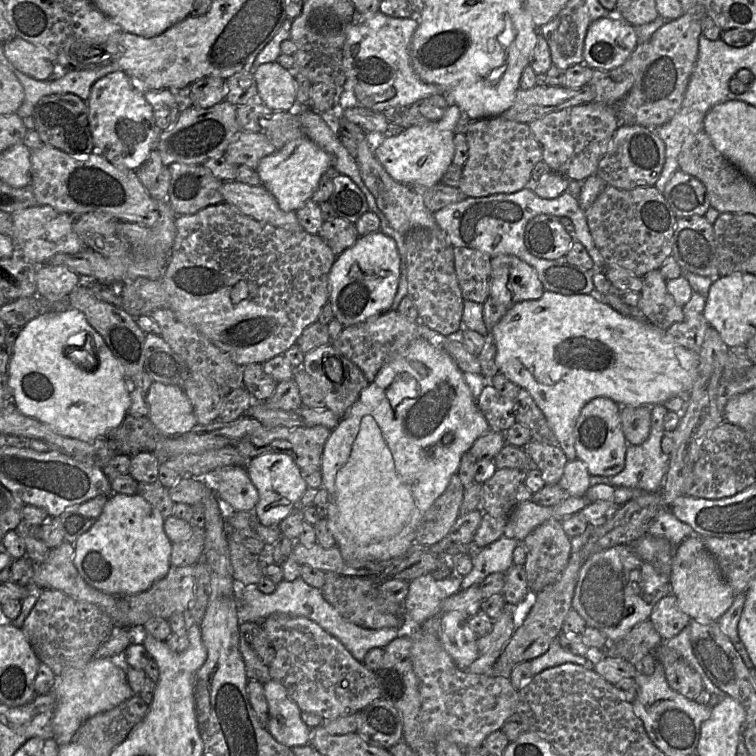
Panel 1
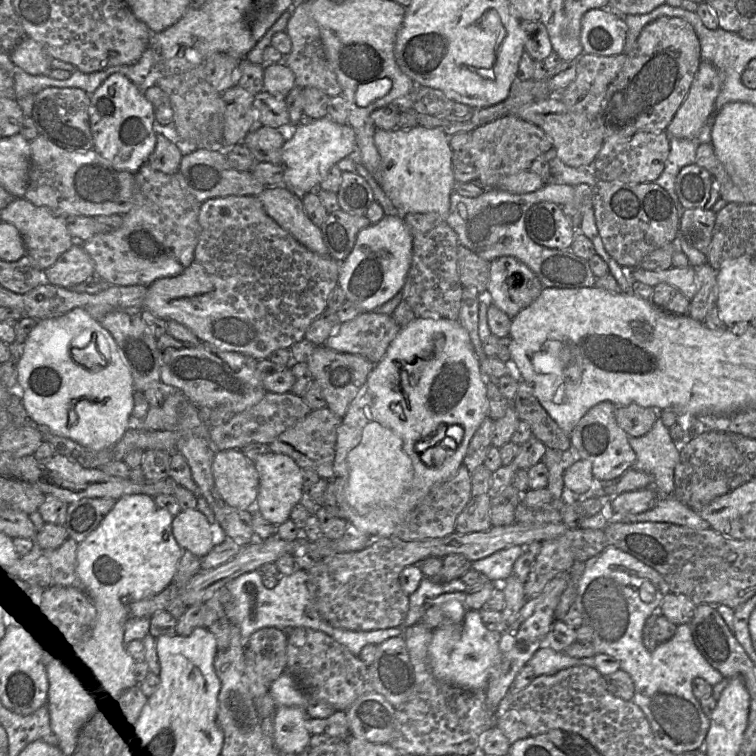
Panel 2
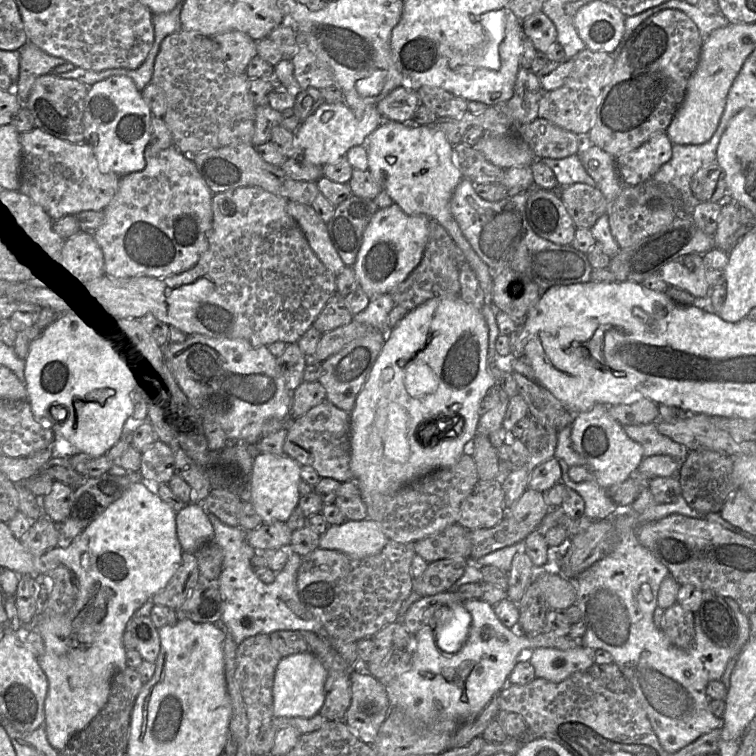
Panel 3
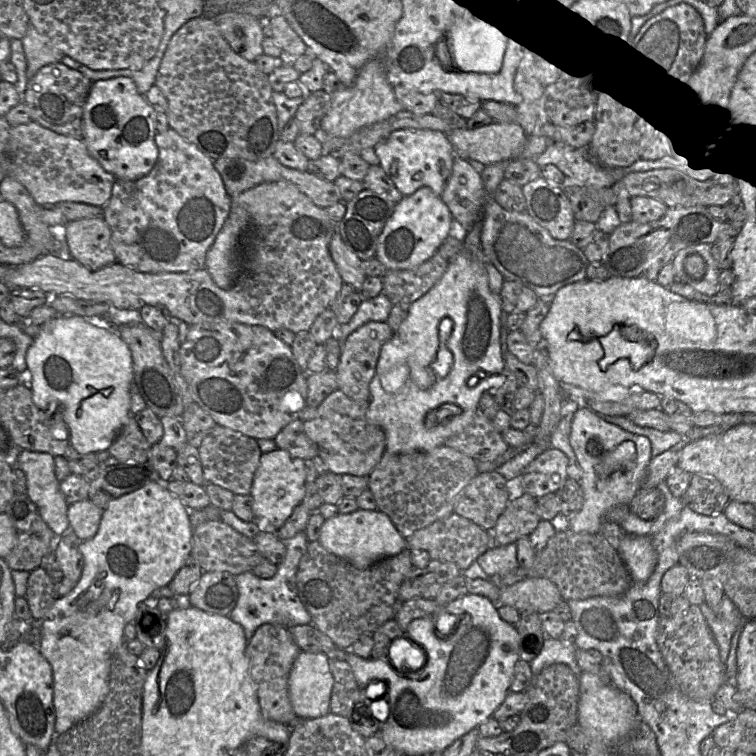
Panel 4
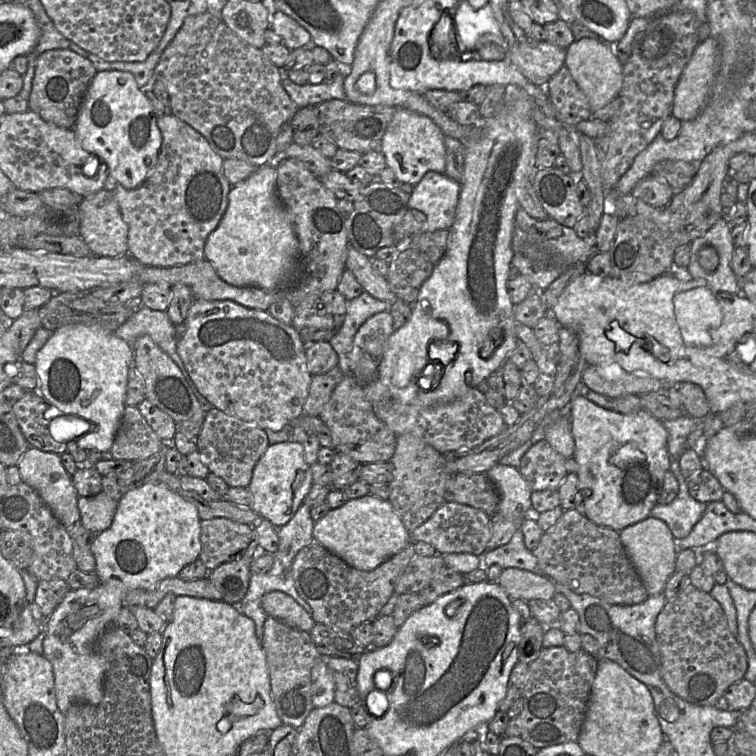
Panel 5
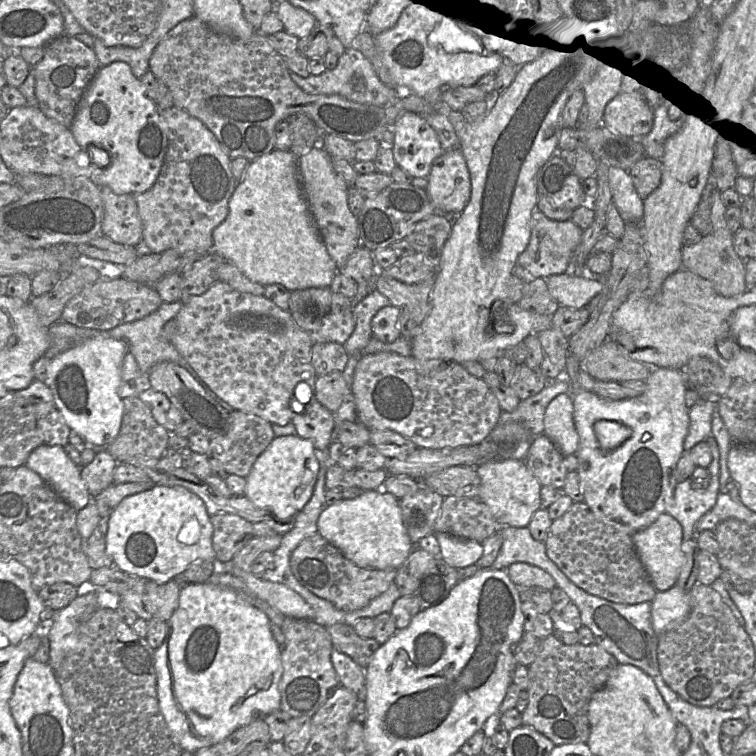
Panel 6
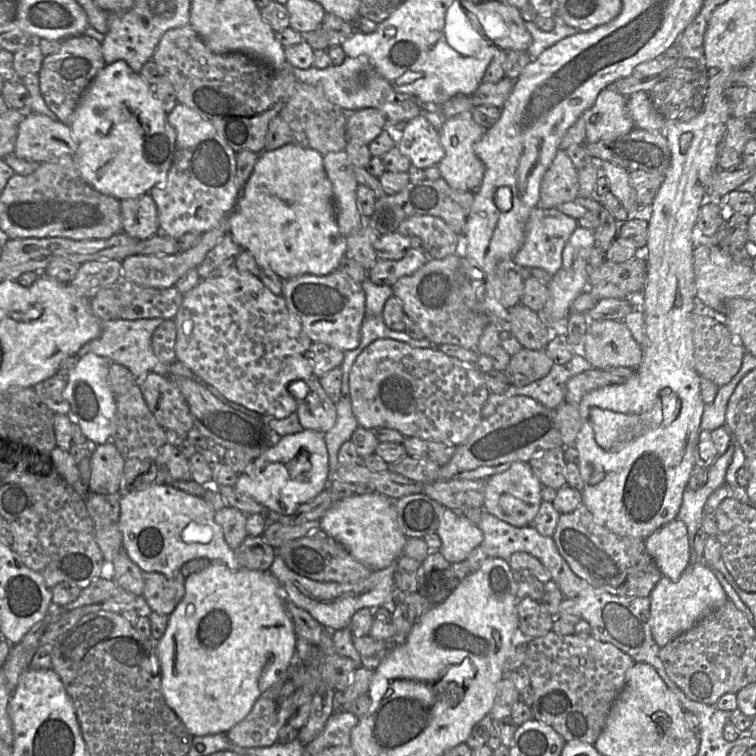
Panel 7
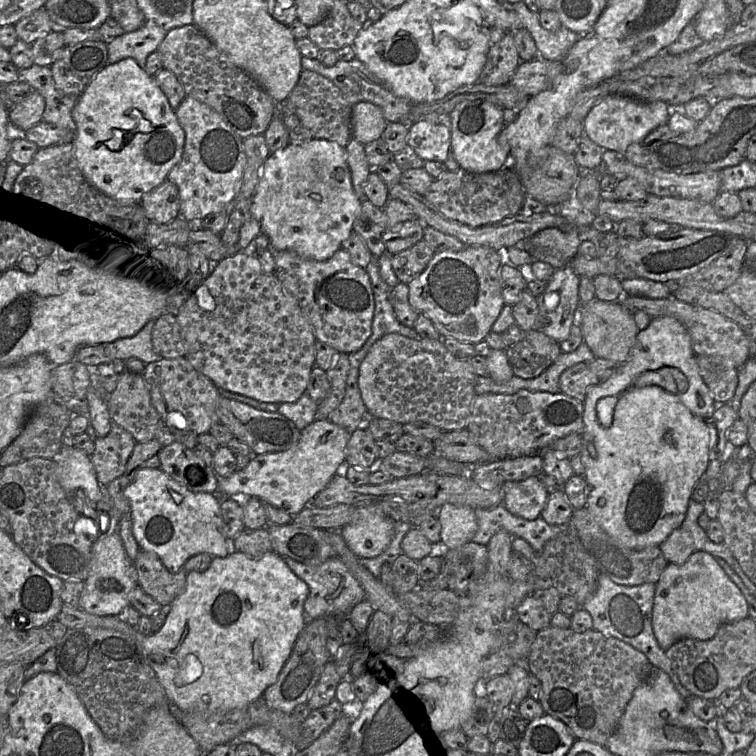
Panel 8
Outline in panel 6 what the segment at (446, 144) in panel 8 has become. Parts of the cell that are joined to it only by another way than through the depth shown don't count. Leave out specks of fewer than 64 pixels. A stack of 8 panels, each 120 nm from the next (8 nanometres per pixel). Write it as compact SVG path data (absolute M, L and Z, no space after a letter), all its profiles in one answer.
M413 112L402 114L393 127L397 167L411 178L427 178L433 162L443 153L437 133L424 116Z

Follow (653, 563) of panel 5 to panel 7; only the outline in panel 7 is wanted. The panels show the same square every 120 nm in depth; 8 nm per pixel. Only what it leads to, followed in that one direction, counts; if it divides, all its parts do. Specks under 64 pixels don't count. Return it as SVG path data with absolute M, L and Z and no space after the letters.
M678 518L656 530L644 543L662 576L672 581L679 580L691 564L687 527Z

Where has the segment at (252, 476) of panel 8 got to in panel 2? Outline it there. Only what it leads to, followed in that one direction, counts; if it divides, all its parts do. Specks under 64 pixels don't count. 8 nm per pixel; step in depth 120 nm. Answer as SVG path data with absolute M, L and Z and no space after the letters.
M272 452L258 456L254 465L259 475L259 492L254 508L277 527L289 519L293 507L301 500L304 491L302 469L291 457Z

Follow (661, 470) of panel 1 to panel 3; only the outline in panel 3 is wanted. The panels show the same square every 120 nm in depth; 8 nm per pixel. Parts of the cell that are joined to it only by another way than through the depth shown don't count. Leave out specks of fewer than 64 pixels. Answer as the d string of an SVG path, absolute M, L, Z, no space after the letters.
M656 423L628 425L623 426L623 429L629 438L642 445L644 458L667 455L677 461L682 461L689 451L683 445L662 435Z

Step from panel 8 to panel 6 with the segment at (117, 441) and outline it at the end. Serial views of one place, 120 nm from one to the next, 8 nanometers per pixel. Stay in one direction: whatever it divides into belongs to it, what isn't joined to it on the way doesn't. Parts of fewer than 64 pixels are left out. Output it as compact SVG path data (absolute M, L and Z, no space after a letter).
M107 451L97 452L94 460L81 468L81 476L92 499L113 484L113 473L118 461Z

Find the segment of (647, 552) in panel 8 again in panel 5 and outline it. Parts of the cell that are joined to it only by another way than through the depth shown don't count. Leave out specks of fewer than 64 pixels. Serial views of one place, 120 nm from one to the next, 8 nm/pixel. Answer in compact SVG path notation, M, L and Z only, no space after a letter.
M581 509L564 511L532 552L541 570L537 574L544 574L577 594L588 594L614 605L639 604L649 597L622 545L620 533L595 524Z

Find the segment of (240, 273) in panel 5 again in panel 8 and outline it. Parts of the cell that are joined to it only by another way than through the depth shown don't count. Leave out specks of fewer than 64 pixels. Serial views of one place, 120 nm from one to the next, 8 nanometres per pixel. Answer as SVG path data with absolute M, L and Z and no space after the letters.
M310 139L300 144L287 144L285 147L269 154L260 171L259 181L252 196L251 213L259 222L262 234L268 238L270 248L273 251L291 250L298 255L316 261L329 259L337 250L341 249L342 243L352 234L354 220L361 209L361 198L353 188L350 168L347 161L346 147L325 139Z

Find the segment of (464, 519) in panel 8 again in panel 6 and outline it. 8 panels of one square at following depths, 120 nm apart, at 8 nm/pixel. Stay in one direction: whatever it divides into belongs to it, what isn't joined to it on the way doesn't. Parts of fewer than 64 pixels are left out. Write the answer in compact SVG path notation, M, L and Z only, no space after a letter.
M436 533L440 545L440 557L456 569L475 564L483 554L483 544L474 540Z

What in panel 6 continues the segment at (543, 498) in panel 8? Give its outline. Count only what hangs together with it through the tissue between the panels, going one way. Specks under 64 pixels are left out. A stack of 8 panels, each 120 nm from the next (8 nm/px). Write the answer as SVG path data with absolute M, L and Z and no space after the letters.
M525 460L489 461L476 467L480 478L479 499L485 503L499 526L527 527L536 511L541 509L542 485L532 474Z

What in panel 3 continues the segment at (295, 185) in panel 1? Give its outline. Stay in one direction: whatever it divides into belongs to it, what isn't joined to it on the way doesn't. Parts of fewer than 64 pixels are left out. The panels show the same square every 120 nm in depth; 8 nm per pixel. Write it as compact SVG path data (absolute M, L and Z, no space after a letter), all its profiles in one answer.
M346 103L323 104L300 124L295 131L297 147L305 159L314 165L325 166L337 162L354 146L367 143L369 136L384 122L377 106L367 107L362 115L356 115Z

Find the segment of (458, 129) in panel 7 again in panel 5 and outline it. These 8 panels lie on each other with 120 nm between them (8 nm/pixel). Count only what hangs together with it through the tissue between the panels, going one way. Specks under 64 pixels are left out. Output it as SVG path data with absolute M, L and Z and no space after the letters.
M427 172L410 193L407 211L395 228L397 242L406 242L412 235L423 232L450 229L454 223L460 192L460 182L448 177L445 173Z

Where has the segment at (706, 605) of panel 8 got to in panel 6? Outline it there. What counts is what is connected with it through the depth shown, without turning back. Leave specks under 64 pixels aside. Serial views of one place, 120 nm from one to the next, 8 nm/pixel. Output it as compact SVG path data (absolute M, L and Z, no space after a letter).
M678 585L657 591L652 600L652 626L659 636L673 622L683 620L690 610L688 591Z

